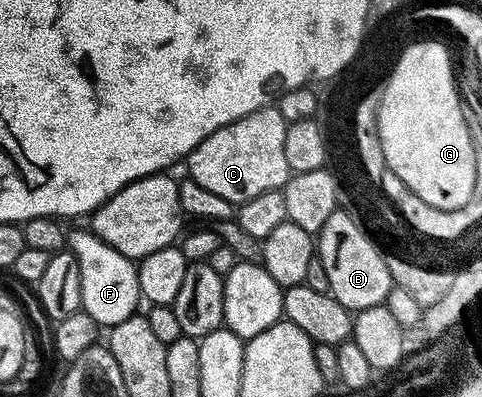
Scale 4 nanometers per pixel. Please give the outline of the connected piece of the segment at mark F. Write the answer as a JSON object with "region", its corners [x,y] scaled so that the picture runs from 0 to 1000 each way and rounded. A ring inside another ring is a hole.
{"region":[[[185,577],[145,582],[141,622],[162,657],[170,741],[168,781],[178,783],[220,829],[239,824],[249,809],[257,809],[268,793],[288,781],[286,675],[280,655],[257,647],[257,637],[207,607],[207,597],[199,597]]]}

